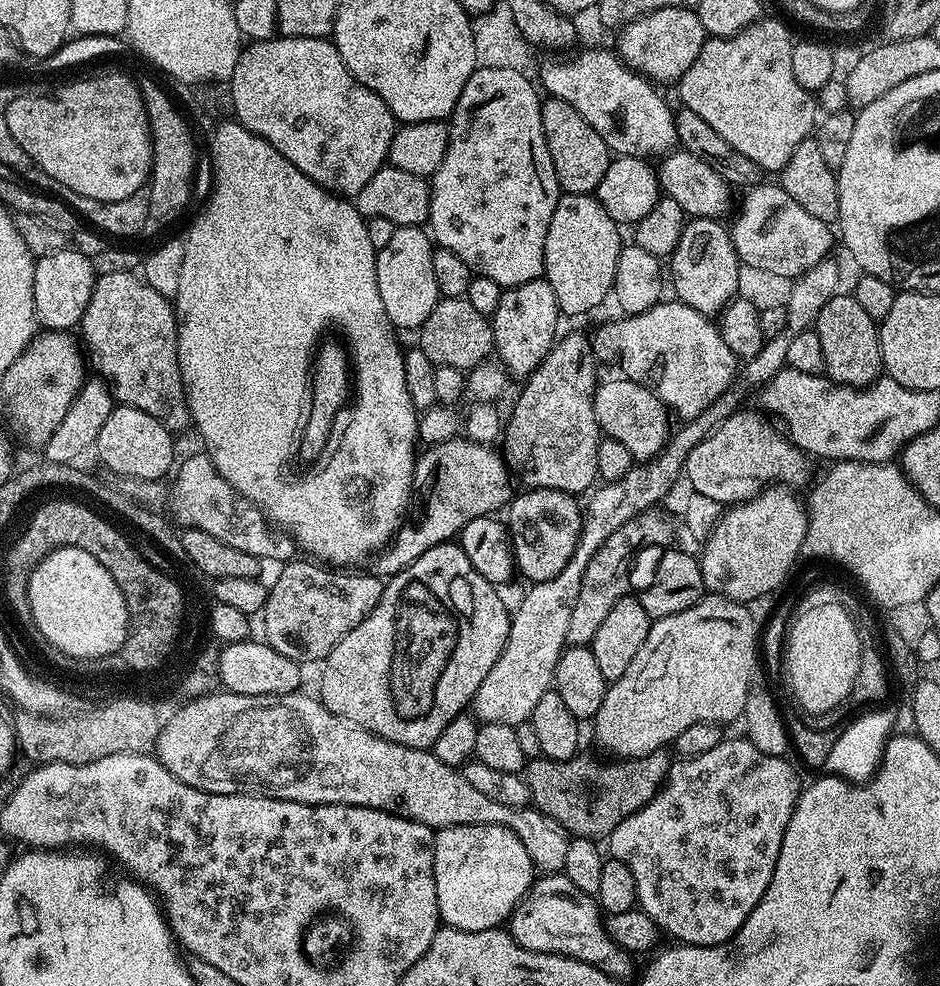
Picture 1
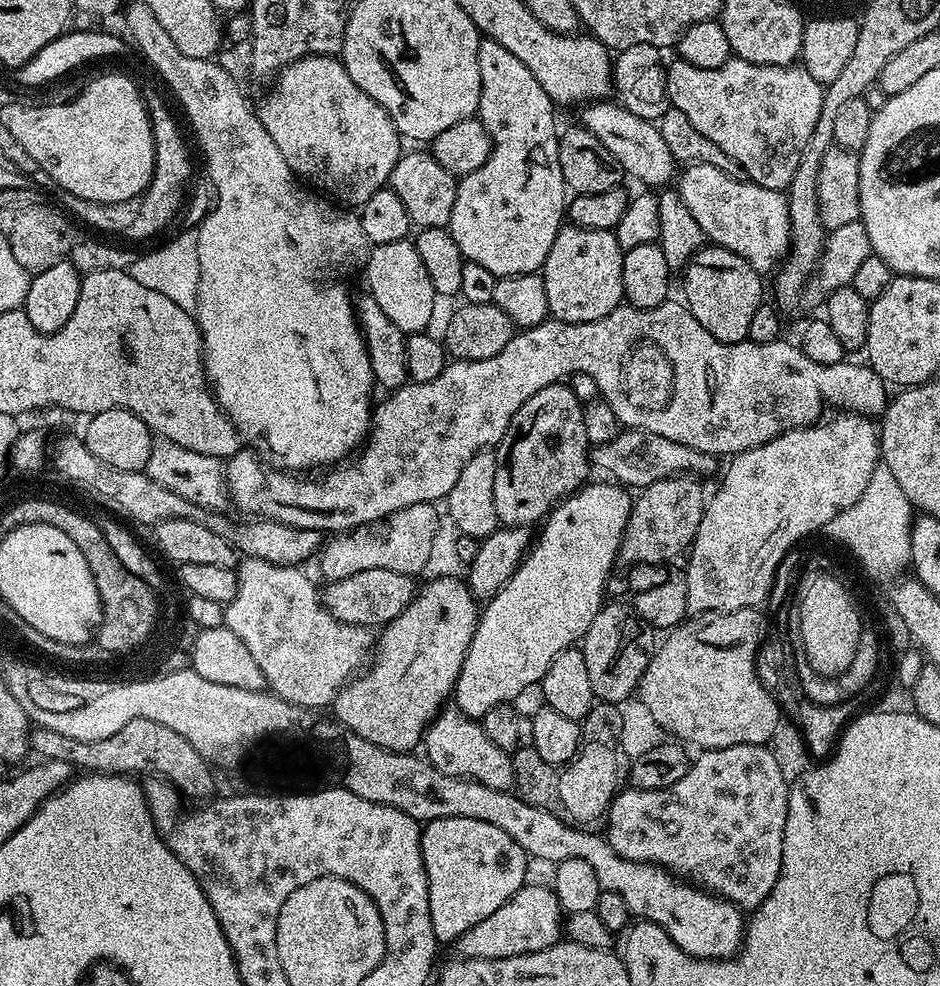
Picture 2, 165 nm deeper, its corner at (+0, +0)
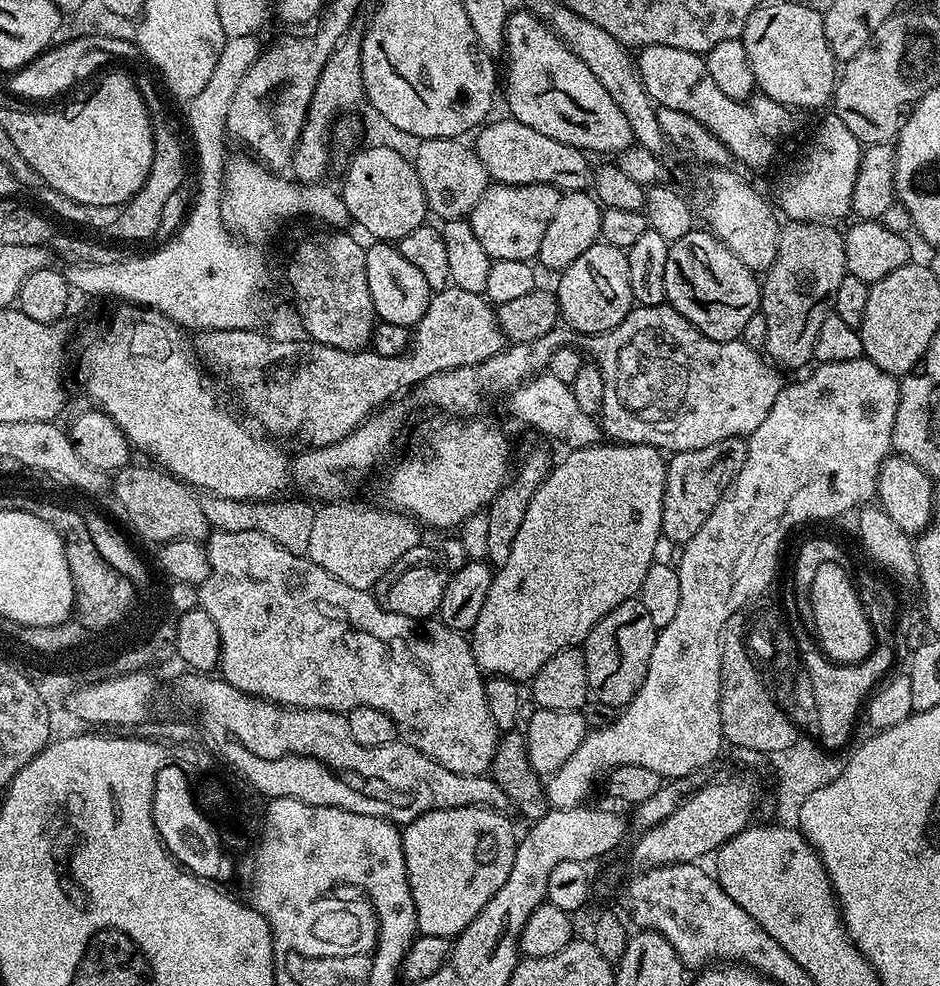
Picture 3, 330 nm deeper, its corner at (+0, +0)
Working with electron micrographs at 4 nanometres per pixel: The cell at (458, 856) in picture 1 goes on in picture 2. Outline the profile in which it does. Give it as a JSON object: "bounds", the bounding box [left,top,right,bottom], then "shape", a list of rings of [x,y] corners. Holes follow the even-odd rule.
{"bounds":[420,818,530,942],"shape":[[[438,818],[427,821],[420,834],[422,862],[426,866],[428,897],[430,898],[430,926],[434,926],[437,941],[455,942],[470,926],[478,926],[482,918],[490,918],[498,906],[502,906],[517,890],[524,887],[530,865],[528,853],[490,822],[478,822],[478,818]]]}

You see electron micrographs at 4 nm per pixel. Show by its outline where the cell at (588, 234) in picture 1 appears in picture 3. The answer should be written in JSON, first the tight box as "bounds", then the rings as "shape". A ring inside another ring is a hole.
{"bounds":[554,242,634,338],"shape":[[[598,242],[590,246],[570,266],[559,273],[560,280],[554,285],[556,301],[560,307],[560,320],[569,329],[581,332],[584,338],[597,336],[599,332],[614,330],[622,318],[634,307],[630,290],[630,262],[628,253],[618,246]]]}

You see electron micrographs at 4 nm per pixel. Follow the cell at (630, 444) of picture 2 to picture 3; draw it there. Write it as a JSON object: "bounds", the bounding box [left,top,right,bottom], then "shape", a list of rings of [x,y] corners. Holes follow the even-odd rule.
{"bounds":[507,370,602,449],"shape":[[[547,370],[519,384],[507,400],[509,410],[522,423],[529,424],[536,431],[542,432],[552,440],[557,440],[560,444],[565,444],[565,449],[589,448],[601,443],[602,429],[599,419],[580,409],[570,385],[554,378],[554,375]]]}

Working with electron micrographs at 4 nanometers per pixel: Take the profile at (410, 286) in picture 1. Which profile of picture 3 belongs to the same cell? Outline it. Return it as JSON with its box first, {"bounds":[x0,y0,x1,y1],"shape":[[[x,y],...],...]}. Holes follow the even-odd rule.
{"bounds":[366,242,434,329],"shape":[[[372,242],[366,248],[366,282],[370,286],[370,298],[374,298],[374,310],[385,324],[406,326],[411,329],[426,314],[426,306],[432,300],[434,290],[422,278],[422,273],[407,258],[402,258],[399,247],[392,242]]]}

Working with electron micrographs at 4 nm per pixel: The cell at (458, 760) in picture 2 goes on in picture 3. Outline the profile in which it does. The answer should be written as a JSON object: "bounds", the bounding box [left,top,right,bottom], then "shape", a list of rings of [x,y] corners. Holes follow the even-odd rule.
{"bounds":[199,531,498,776],"shape":[[[213,531],[206,541],[210,558],[210,574],[204,584],[199,585],[200,608],[213,619],[221,639],[221,652],[218,665],[219,675],[230,686],[242,690],[251,696],[260,696],[280,704],[283,708],[317,708],[327,712],[347,714],[353,708],[372,708],[377,714],[389,716],[400,731],[399,739],[405,744],[414,746],[422,754],[426,754],[438,766],[446,766],[446,770],[454,770],[454,774],[474,774],[483,776],[492,767],[492,759],[498,743],[498,729],[494,718],[490,718],[490,710],[486,706],[484,693],[485,677],[476,665],[469,637],[462,632],[446,627],[439,619],[415,620],[402,614],[394,614],[381,607],[371,591],[354,589],[346,582],[339,581],[332,574],[322,570],[308,559],[307,555],[299,556],[284,550],[278,542],[272,541],[266,534],[241,531],[226,533]]]}

